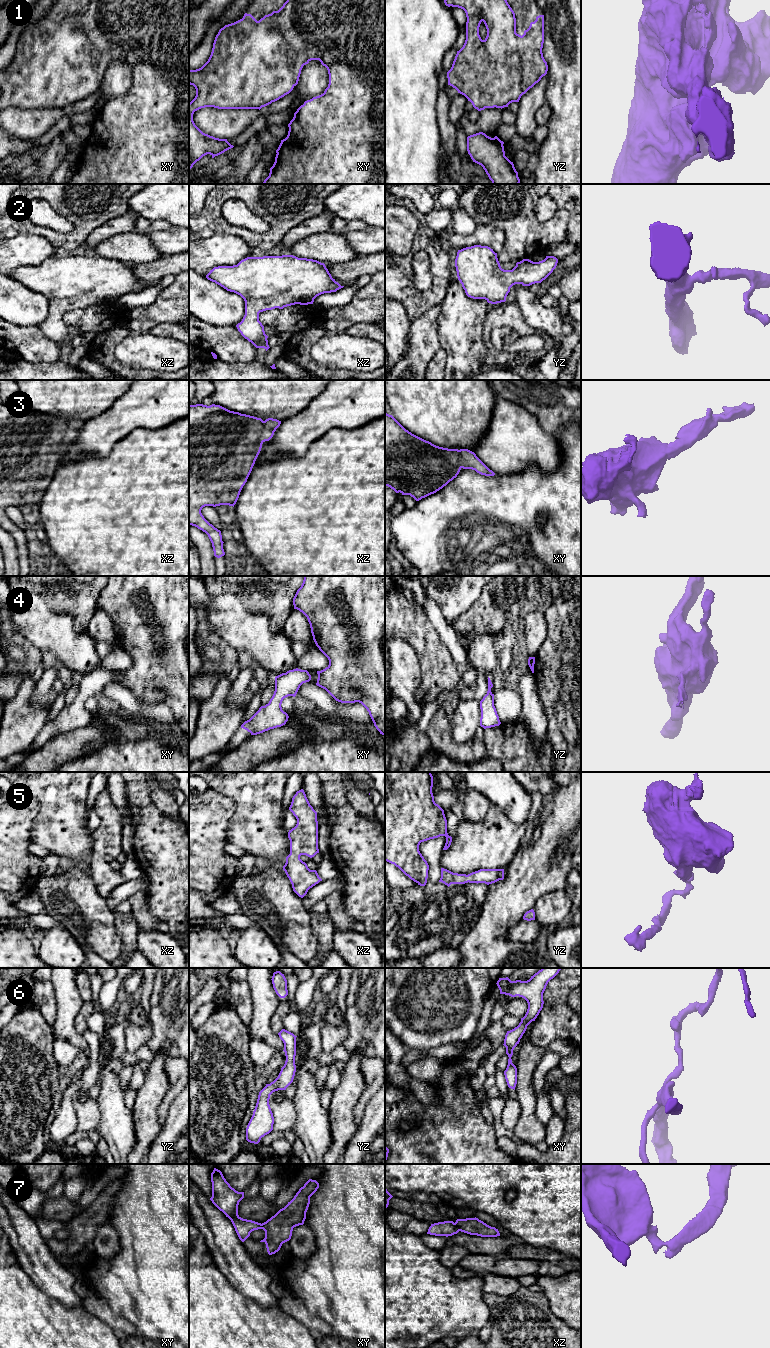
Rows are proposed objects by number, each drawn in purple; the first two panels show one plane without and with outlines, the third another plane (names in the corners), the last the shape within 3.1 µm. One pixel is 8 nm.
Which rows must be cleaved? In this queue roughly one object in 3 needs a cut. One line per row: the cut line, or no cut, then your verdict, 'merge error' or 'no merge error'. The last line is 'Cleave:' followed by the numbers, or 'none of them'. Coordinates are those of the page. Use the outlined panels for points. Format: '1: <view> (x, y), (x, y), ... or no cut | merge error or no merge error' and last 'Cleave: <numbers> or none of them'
1: no cut | no merge error
2: no cut | no merge error
3: no cut | no merge error
4: no cut | no merge error
5: no cut | no merge error
6: no cut | no merge error
7: xz (454, 1223), (460, 1230) | merge error
Cleave: 7

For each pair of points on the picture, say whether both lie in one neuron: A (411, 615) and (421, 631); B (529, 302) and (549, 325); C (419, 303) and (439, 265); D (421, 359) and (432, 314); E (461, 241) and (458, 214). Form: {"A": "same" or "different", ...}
{"A": "same", "B": "same", "C": "same", "D": "same", "E": "different"}

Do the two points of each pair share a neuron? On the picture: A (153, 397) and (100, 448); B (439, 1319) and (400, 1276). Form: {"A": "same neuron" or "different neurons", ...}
{"A": "same neuron", "B": "same neuron"}

